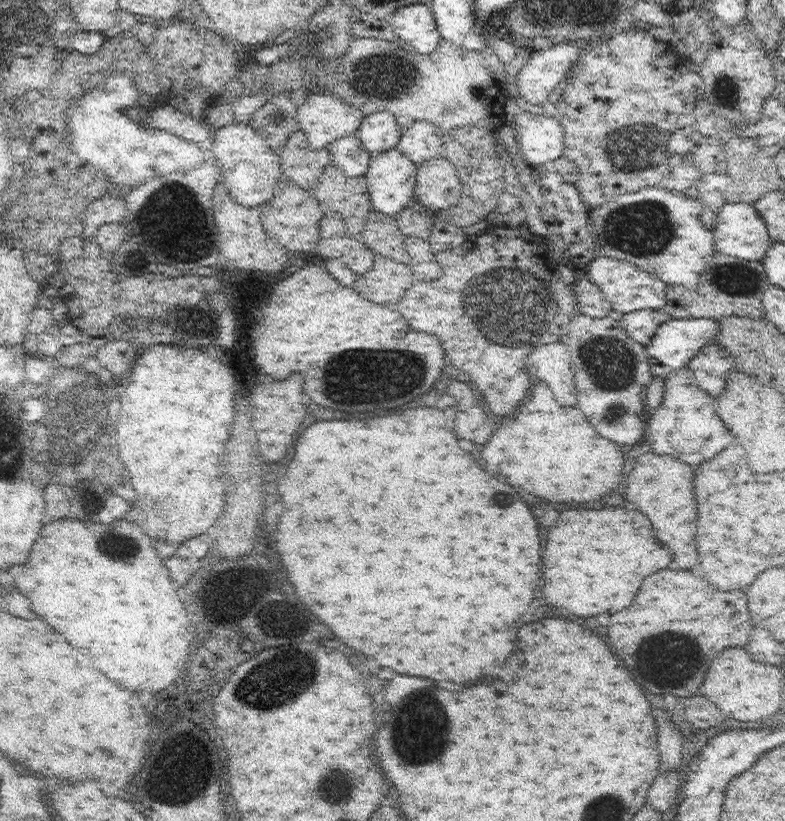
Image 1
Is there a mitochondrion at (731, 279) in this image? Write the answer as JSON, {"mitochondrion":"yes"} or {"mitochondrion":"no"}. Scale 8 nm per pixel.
{"mitochondrion":"yes"}

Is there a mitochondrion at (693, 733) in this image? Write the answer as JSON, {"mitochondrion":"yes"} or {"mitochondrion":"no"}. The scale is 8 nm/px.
{"mitochondrion":"no"}

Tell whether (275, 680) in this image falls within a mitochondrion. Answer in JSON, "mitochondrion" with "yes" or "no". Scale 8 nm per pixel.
{"mitochondrion":"yes"}

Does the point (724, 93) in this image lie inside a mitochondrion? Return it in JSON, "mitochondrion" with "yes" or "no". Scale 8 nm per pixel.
{"mitochondrion":"yes"}

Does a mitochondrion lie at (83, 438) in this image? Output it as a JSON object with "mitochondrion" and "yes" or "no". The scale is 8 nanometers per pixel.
{"mitochondrion":"yes"}

